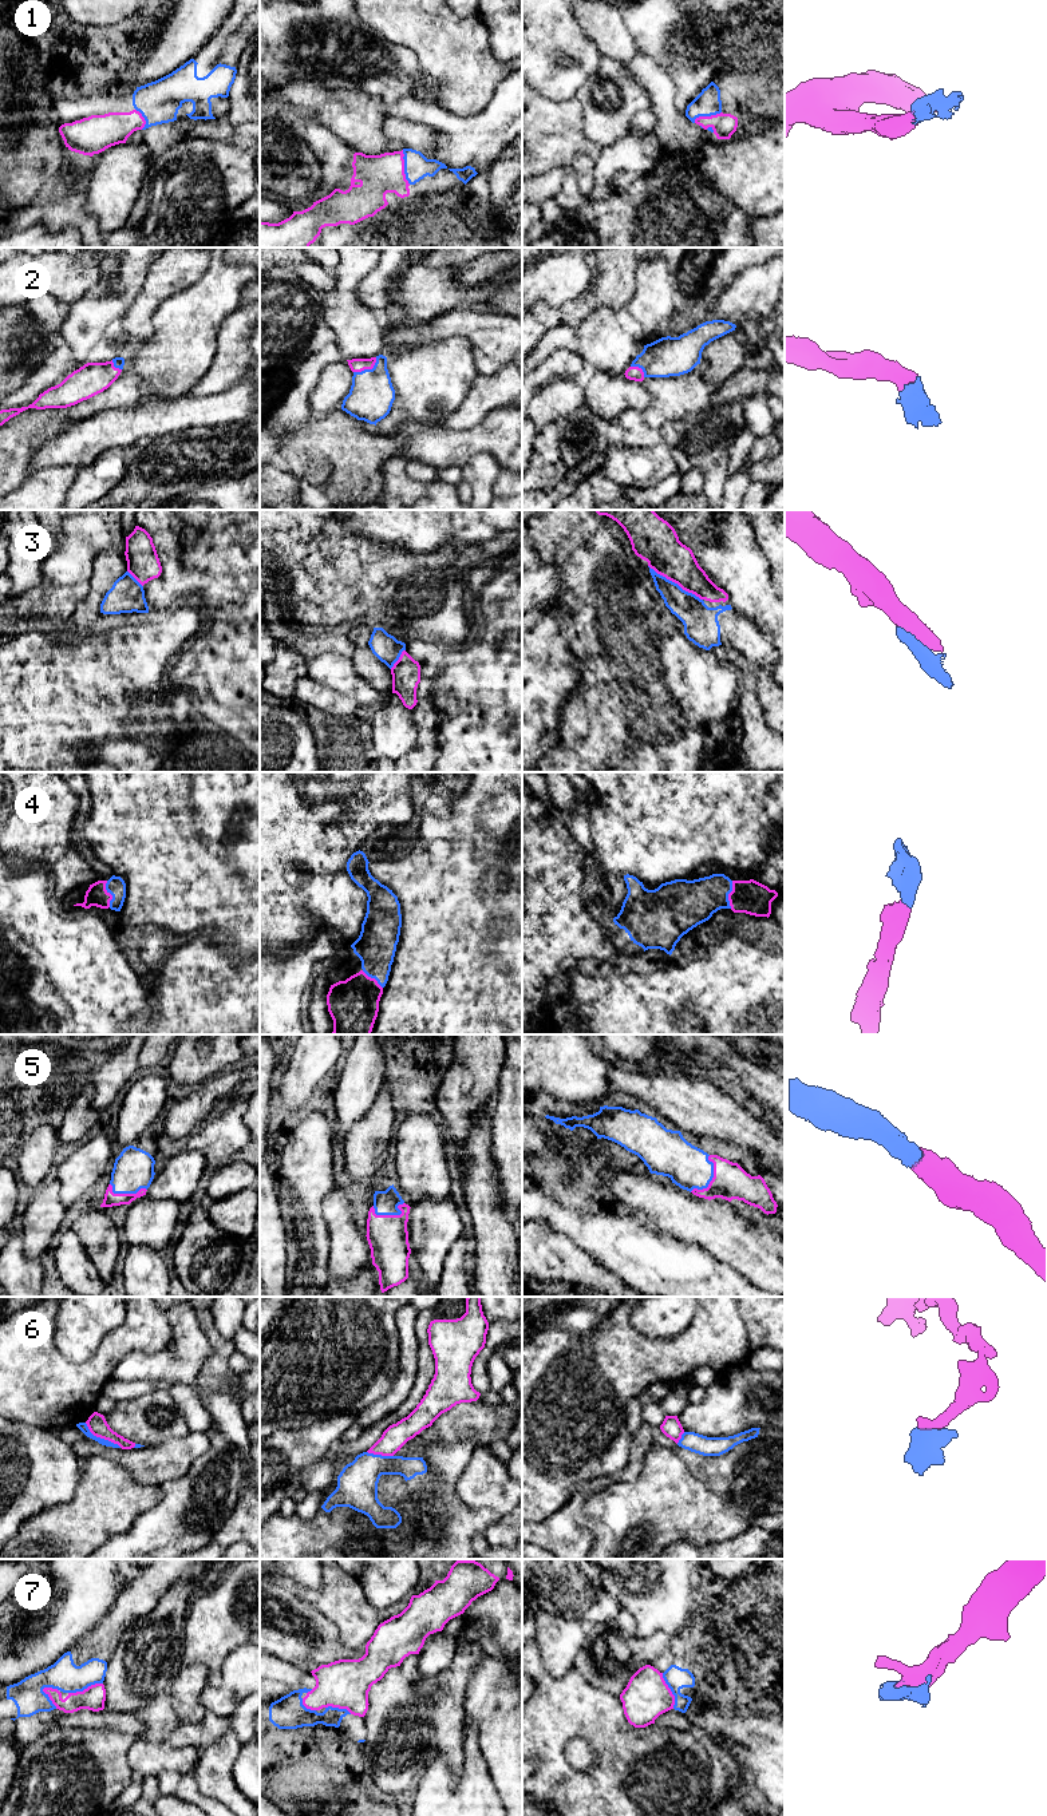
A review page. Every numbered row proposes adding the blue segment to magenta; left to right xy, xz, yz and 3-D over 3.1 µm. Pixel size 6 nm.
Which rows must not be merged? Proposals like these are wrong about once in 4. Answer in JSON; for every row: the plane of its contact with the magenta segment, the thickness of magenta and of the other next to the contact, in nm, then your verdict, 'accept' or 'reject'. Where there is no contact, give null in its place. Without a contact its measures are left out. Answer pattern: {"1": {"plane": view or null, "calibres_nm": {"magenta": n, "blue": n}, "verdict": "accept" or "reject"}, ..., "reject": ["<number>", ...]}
{"1": {"plane": "xz", "calibres_nm": {"magenta": 240, "blue": 160}, "verdict": "accept"}, "2": {"plane": "xz", "calibres_nm": {"magenta": 80, "blue": 260}, "verdict": "accept"}, "3": {"plane": "yz", "calibres_nm": {"magenta": 240, "blue": 190}, "verdict": "accept"}, "4": {"plane": "xy", "calibres_nm": {"magenta": 130, "blue": 110}, "verdict": "accept"}, "5": {"plane": "yz", "calibres_nm": {"magenta": 220, "blue": 260}, "verdict": "accept"}, "6": {"plane": "xy", "calibres_nm": {"magenta": 120, "blue": 50}, "verdict": "reject"}, "7": {"plane": "xy", "calibres_nm": {"magenta": 130, "blue": 190}, "verdict": "accept"}, "reject": ["6"]}

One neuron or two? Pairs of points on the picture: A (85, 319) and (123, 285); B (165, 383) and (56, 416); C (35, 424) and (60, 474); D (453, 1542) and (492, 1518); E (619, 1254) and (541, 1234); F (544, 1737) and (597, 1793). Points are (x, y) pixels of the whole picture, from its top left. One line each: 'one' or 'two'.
A: one
B: two
C: two
D: one
E: two
F: one

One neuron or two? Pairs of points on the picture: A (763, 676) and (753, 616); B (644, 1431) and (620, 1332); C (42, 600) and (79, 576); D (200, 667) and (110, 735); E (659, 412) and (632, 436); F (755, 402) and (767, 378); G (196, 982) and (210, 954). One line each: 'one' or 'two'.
A: two
B: two
C: two
D: two
E: two
F: two
G: one

